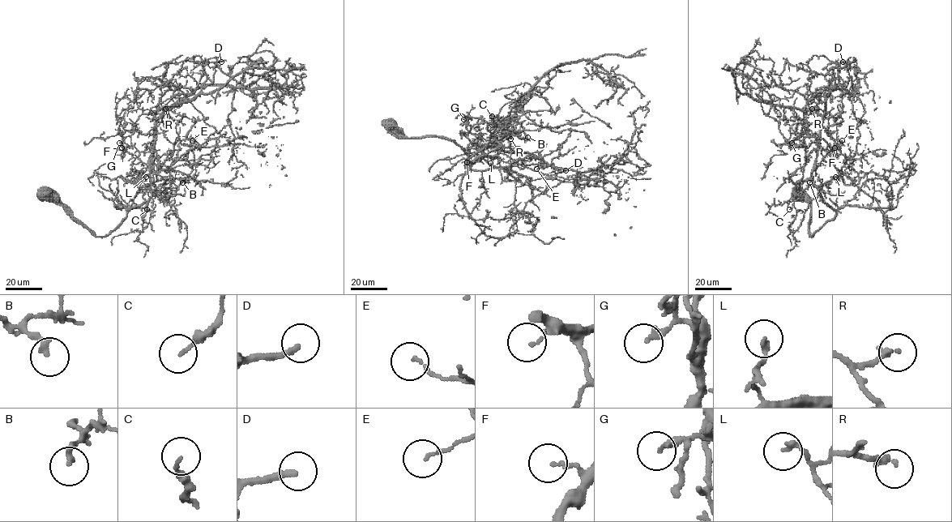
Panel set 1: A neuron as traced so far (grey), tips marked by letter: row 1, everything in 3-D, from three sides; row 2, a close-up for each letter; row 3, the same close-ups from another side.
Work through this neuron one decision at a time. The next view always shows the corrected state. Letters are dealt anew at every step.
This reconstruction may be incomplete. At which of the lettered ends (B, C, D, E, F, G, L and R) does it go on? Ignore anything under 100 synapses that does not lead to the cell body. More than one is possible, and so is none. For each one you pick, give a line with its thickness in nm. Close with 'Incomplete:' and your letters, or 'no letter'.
Incomplete: no letter

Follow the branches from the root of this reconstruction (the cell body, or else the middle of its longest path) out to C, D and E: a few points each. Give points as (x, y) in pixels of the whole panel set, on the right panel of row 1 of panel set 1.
C: (798, 194), (805, 195), (810, 199), (811, 236), (835, 215), (813, 185), (796, 195), (789, 209)
D: (798, 194), (810, 199), (811, 236), (835, 215), (812, 173), (825, 100), (838, 83), (837, 66), (843, 62)
E: (798, 194), (810, 199), (811, 236), (835, 215), (813, 185), (836, 176), (843, 181), (829, 155), (842, 140)

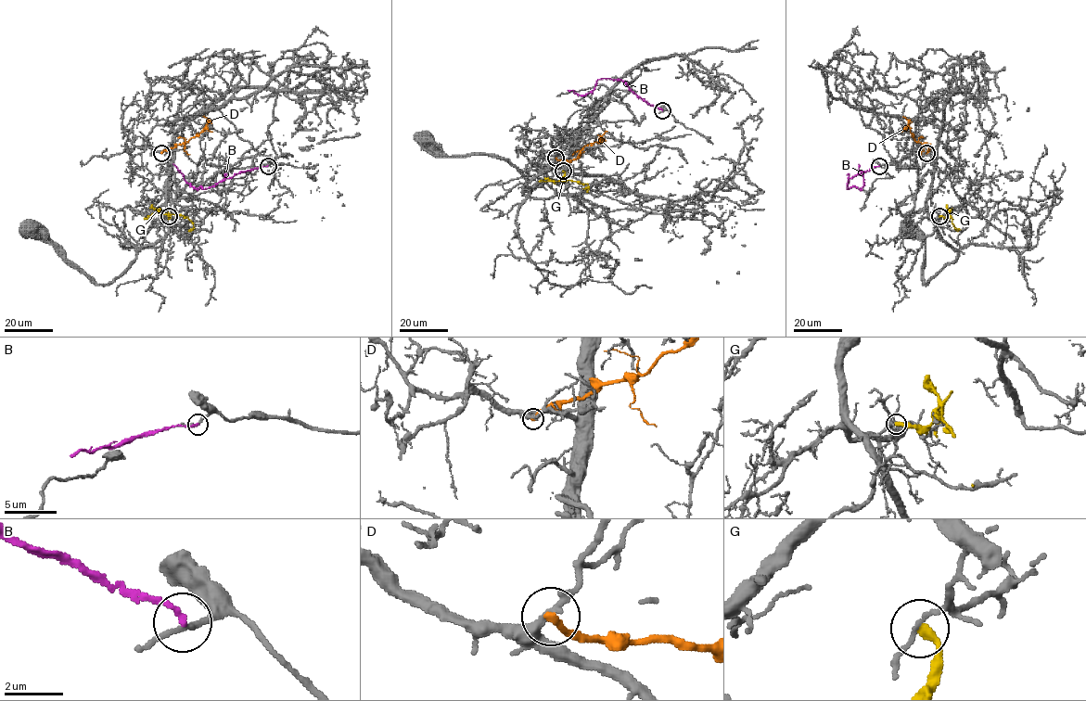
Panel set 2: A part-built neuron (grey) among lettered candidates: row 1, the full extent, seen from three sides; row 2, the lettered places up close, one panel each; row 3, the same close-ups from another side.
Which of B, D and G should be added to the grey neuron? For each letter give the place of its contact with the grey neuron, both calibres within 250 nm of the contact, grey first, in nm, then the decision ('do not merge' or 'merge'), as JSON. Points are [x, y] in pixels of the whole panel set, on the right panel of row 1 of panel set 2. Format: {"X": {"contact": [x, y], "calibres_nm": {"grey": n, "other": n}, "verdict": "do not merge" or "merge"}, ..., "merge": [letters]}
{"B": {"contact": [879, 166], "calibres_nm": {"grey": 170, "other": 180}, "verdict": "do not merge"}, "D": {"contact": [926, 153], "calibres_nm": {"grey": 300, "other": 260}, "verdict": "do not merge"}, "G": {"contact": [939, 216], "calibres_nm": {"grey": 130, "other": 320}, "verdict": "do not merge"}, "merge": []}

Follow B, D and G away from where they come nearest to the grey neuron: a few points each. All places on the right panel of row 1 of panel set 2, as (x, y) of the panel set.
B: (879, 166), (849, 178), (848, 189), (862, 186), (859, 163)
D: (926, 153), (927, 145), (917, 143), (912, 136), (908, 121), (902, 116)
G: (939, 216), (949, 214), (957, 231)

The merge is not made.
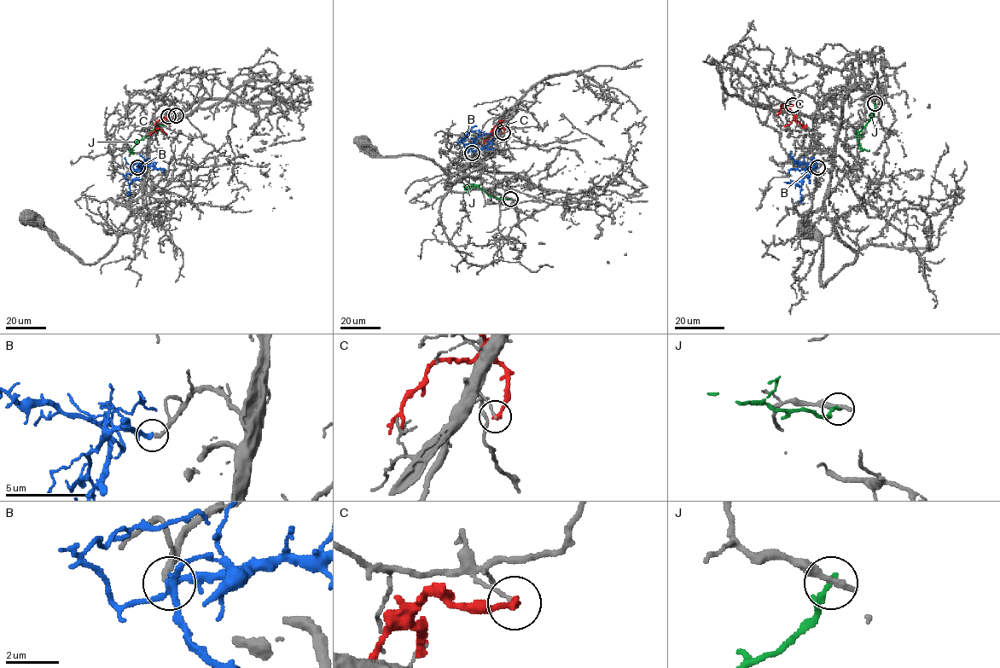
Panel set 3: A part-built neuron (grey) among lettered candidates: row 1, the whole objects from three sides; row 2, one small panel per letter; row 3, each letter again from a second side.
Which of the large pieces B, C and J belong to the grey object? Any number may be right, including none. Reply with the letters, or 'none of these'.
B

